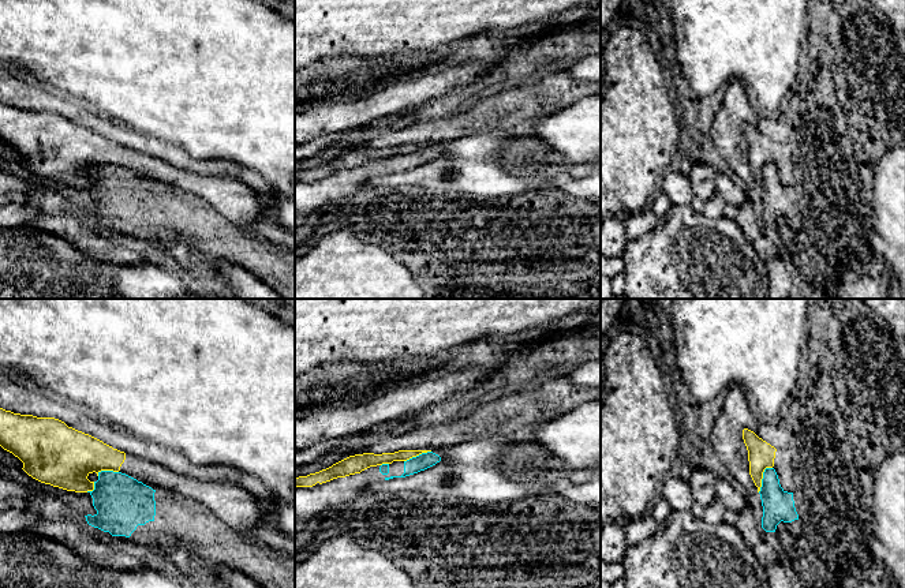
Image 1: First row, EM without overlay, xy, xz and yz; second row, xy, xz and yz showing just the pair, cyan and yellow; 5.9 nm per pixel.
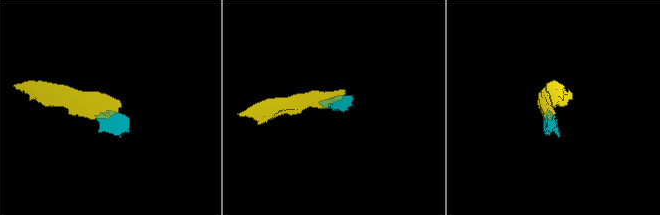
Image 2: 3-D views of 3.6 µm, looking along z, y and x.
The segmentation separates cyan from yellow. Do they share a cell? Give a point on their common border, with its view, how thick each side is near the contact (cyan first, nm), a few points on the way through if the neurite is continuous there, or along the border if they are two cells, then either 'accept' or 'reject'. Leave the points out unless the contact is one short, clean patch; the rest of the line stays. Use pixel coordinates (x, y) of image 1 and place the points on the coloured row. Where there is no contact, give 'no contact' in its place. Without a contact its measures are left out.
meets cyan in yz at (763, 478); 190 nm thick on the cyan side, 160 nm on the other; border along yz (771, 467), (763, 471), (762, 486), (758, 491); reject

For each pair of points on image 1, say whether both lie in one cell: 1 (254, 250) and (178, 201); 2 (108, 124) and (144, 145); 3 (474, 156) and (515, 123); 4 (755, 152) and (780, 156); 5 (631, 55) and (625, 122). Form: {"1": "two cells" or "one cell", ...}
{"1": "one cell", "2": "one cell", "3": "two cells", "4": "one cell", "5": "one cell"}

